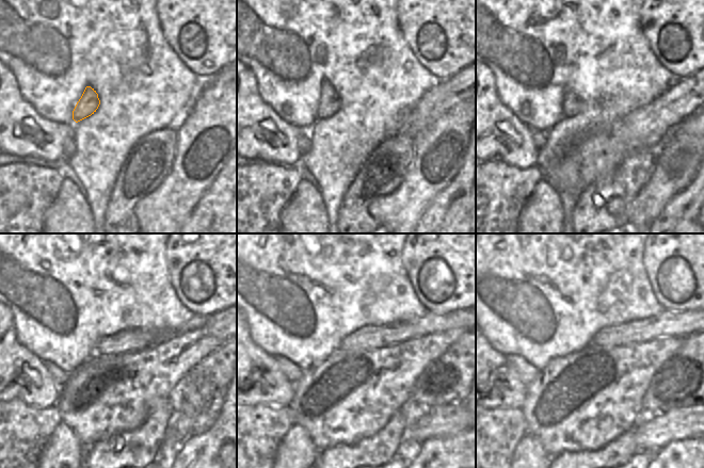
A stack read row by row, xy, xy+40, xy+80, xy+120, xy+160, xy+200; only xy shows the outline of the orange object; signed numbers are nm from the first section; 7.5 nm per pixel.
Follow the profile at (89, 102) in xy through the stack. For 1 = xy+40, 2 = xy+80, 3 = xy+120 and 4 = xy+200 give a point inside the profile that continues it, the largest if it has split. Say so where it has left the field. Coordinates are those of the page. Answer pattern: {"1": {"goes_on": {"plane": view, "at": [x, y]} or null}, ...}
{"1": {"goes_on": {"plane": "xy+40", "at": [329, 103]}}, "2": {"goes_on": {"plane": "xy+80", "at": [572, 103]}}, "3": {"goes_on": {"plane": "xy+120", "at": [126, 340]}}, "4": {"goes_on": {"plane": "xy+200", "at": [668, 324]}}}

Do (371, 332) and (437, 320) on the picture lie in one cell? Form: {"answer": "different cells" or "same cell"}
{"answer": "same cell"}

